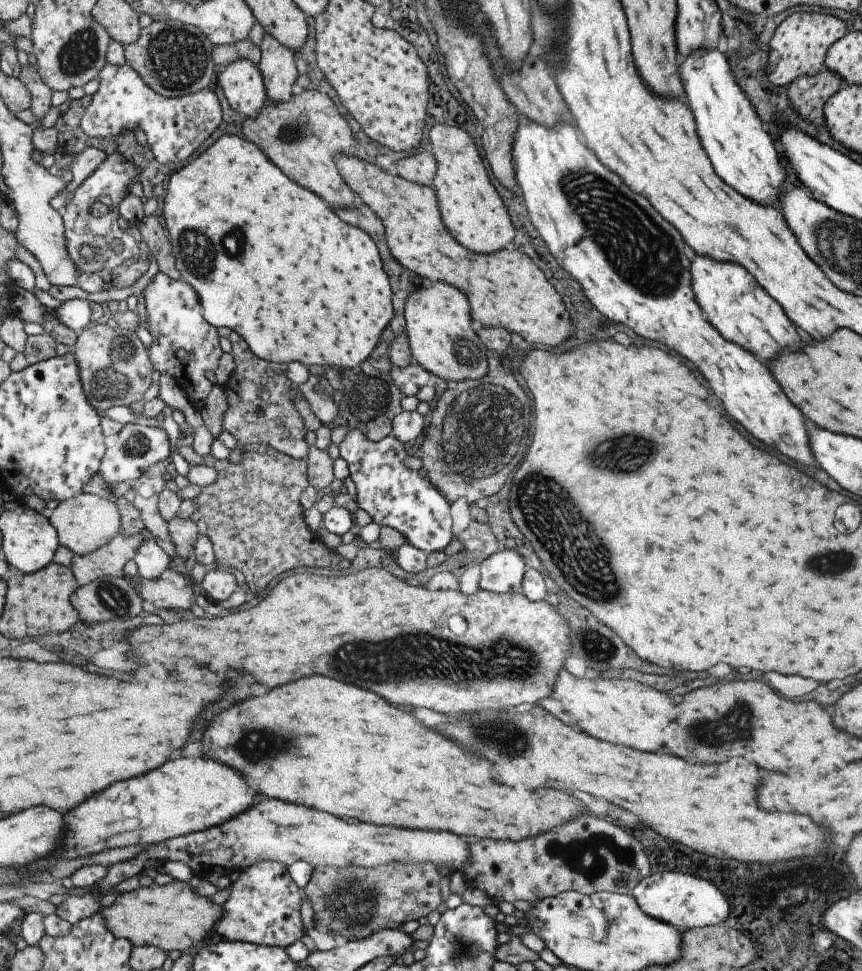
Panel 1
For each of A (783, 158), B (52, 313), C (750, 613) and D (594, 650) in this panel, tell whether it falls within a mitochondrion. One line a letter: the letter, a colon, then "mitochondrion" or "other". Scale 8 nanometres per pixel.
A: other
B: other
C: other
D: other

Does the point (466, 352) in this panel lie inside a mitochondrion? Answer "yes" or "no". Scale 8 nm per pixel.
yes

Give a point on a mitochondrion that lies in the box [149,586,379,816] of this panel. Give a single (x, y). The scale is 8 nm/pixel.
(257, 745)

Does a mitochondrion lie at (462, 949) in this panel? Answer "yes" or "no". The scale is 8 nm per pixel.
yes

